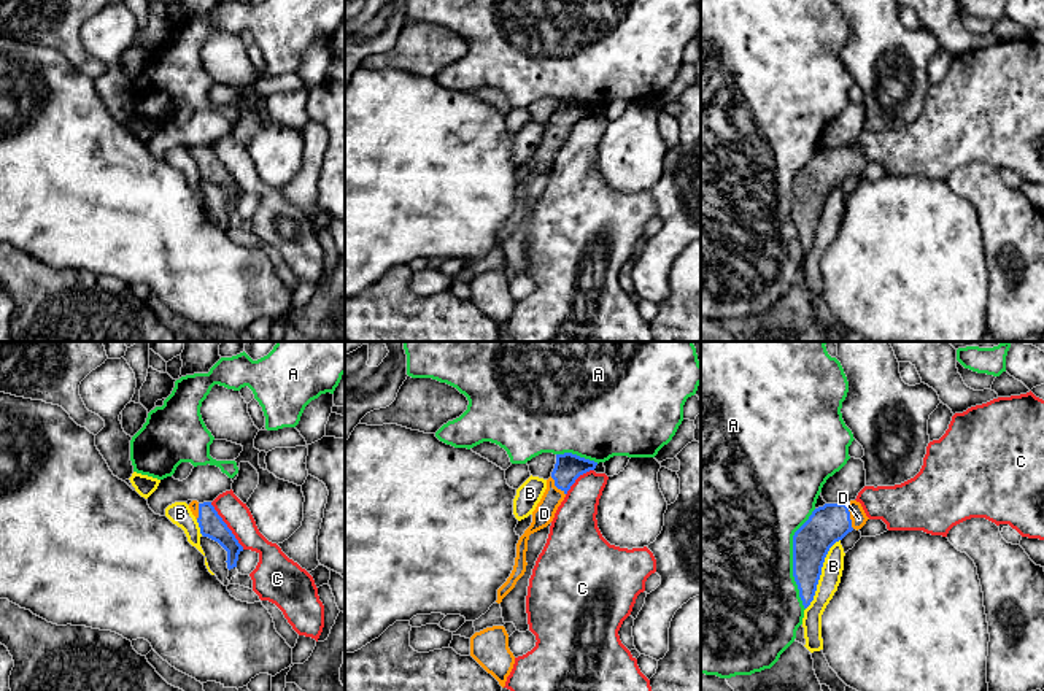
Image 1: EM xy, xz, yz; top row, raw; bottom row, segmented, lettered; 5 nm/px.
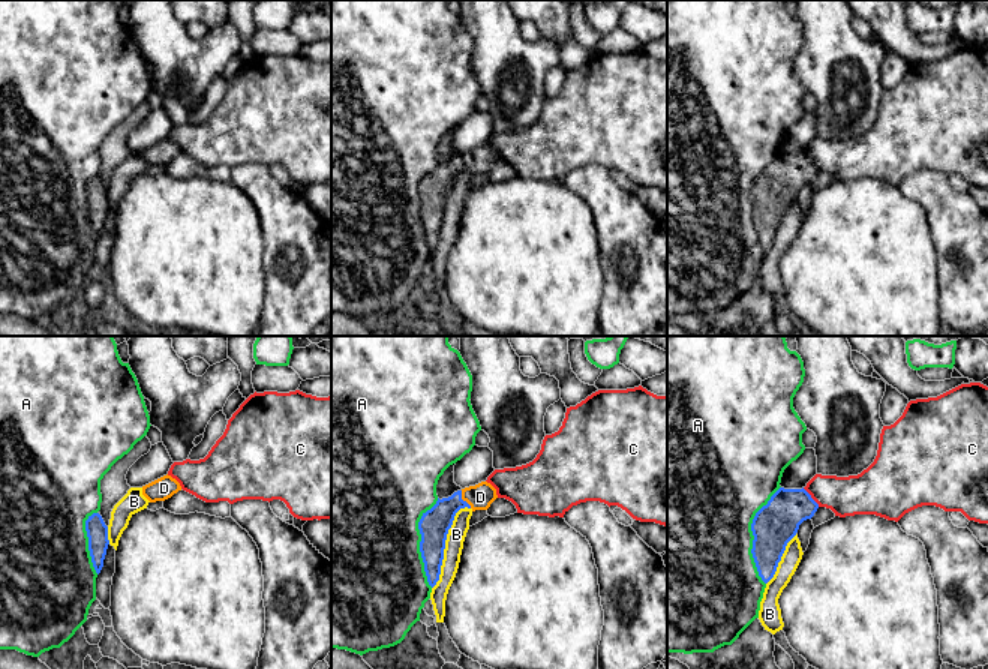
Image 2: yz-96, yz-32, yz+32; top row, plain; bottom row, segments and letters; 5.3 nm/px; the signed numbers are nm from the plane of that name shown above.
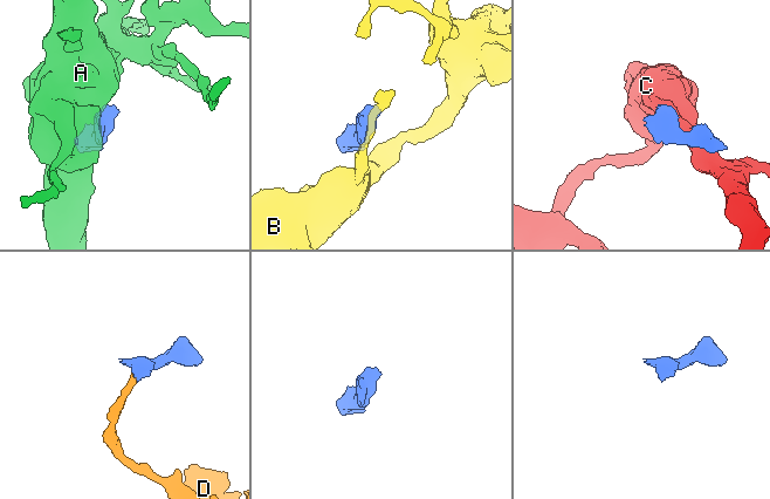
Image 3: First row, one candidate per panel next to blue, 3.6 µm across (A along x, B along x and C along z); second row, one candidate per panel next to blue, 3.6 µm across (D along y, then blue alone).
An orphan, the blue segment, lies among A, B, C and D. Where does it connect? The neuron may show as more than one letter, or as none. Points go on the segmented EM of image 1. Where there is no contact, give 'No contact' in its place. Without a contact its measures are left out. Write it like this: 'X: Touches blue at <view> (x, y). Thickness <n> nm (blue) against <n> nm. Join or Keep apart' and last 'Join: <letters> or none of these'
A: Touches blue at yz (793, 559). Thickness 200 nm (blue) against 500 nm. Keep apart
B: Touches blue at yz (820, 574). Thickness 190 nm (blue) against 110 nm. Keep apart
C: Touches blue at xy (226, 526). Thickness 120 nm (blue) against 140 nm. Keep apart
D: Touches blue at yz (849, 517). Thickness 200 nm (blue) against 80 nm. Join
Join: D

